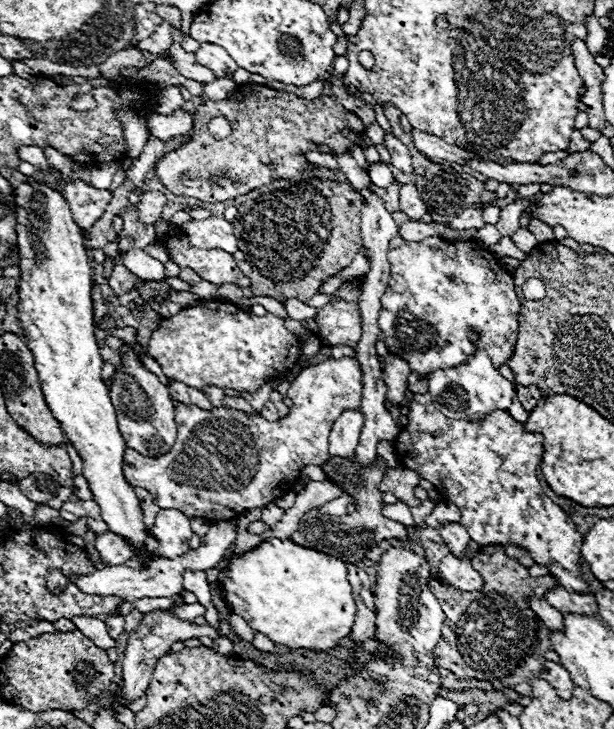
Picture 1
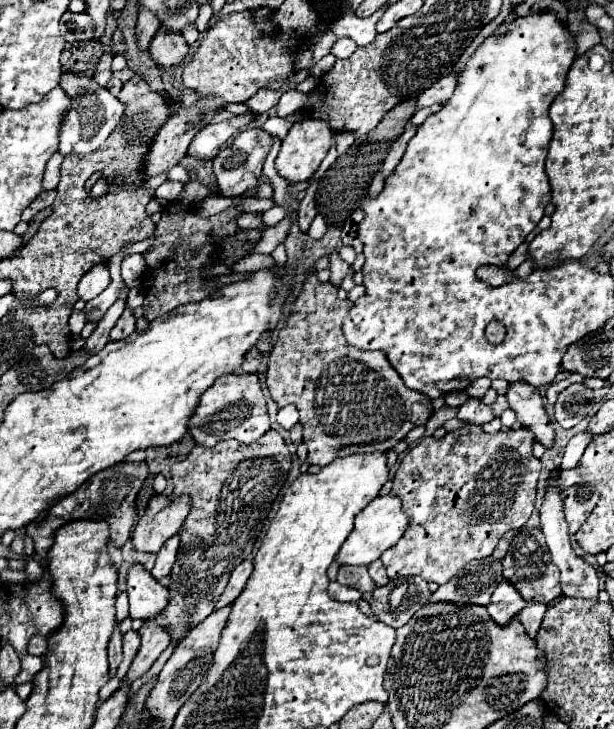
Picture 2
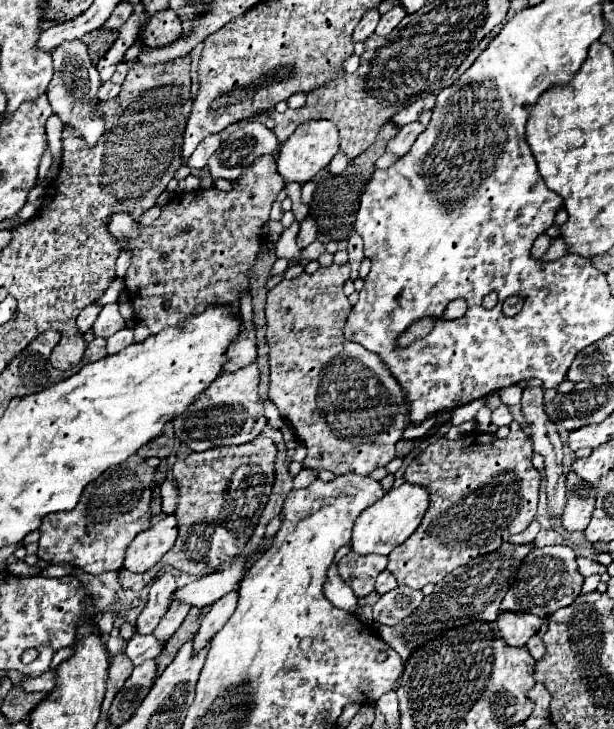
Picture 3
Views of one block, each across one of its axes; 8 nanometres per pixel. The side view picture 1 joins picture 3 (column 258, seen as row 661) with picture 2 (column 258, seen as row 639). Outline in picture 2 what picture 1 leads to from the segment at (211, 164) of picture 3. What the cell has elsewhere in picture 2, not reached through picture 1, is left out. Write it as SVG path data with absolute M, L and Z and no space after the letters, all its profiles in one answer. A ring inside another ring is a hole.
M248 128L248 130L242 130L240 134L236 134L232 144L222 148L218 152L218 156L214 158L214 174L218 180L220 196L234 198L234 196L244 194L246 190L256 190L262 184L262 180L260 180L262 166L270 152L270 146L272 146L272 136L262 128Z

